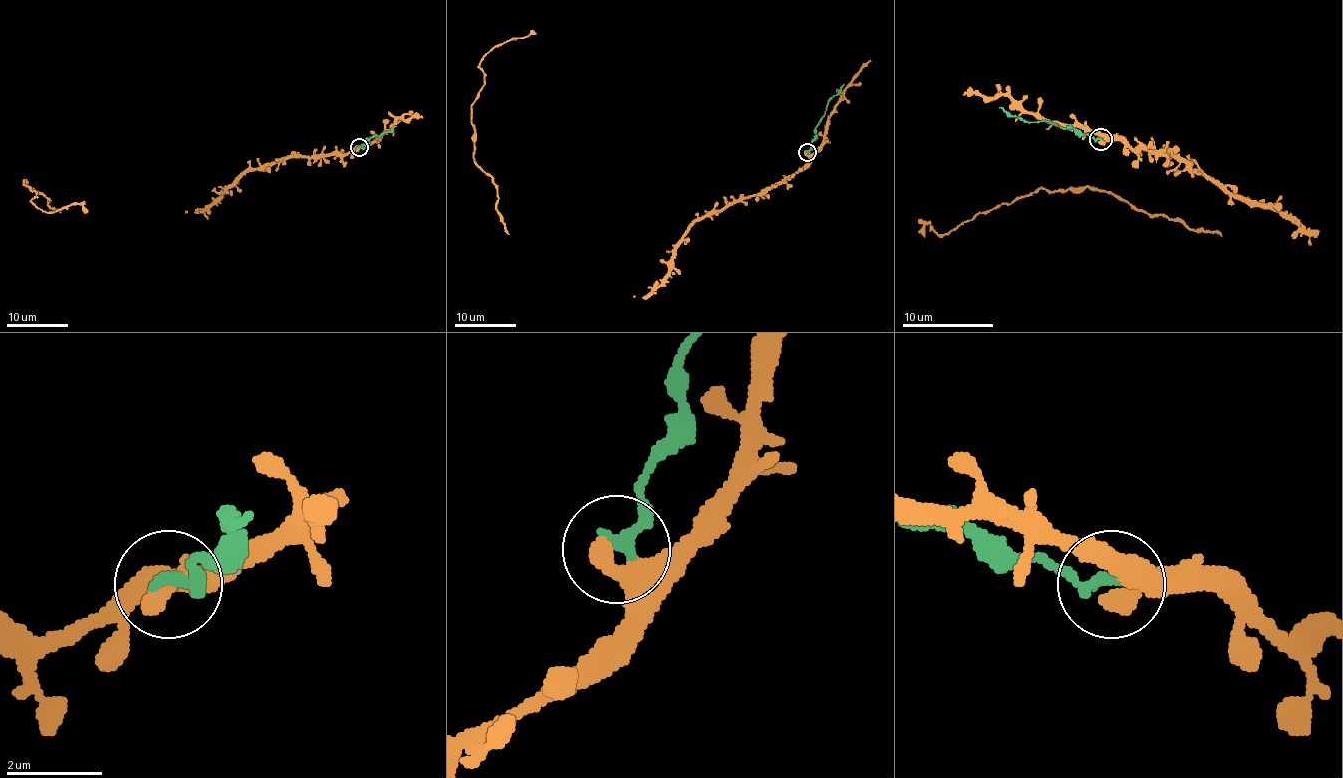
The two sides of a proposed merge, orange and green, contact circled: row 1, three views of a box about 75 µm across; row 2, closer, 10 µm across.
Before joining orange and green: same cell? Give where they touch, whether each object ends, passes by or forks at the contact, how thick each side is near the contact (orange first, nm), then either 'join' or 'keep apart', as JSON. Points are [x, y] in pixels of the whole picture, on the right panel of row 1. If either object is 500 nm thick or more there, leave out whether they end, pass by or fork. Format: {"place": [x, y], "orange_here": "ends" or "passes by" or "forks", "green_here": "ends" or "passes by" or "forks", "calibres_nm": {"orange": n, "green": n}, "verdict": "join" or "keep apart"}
{"place": [1100, 139], "orange_here": "ends", "green_here": "ends", "calibres_nm": {"orange": 440, "green": 280}, "verdict": "keep apart"}

